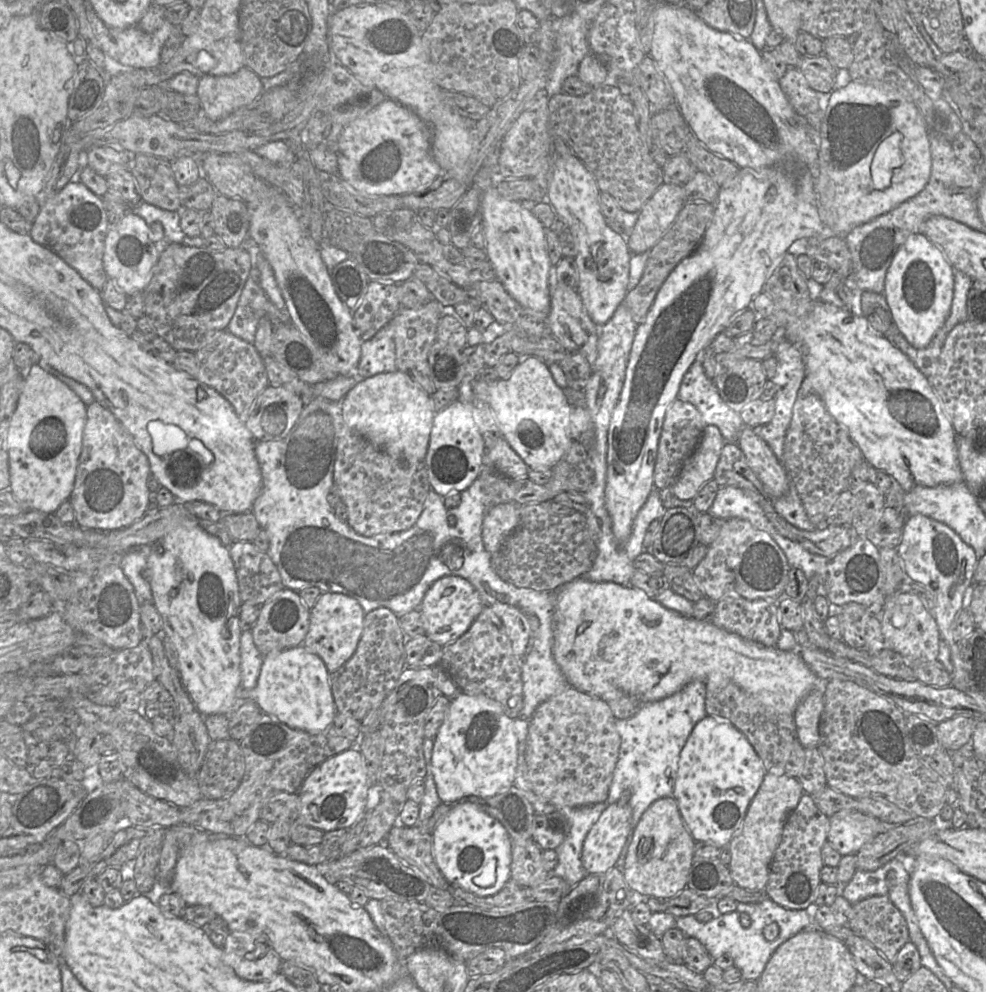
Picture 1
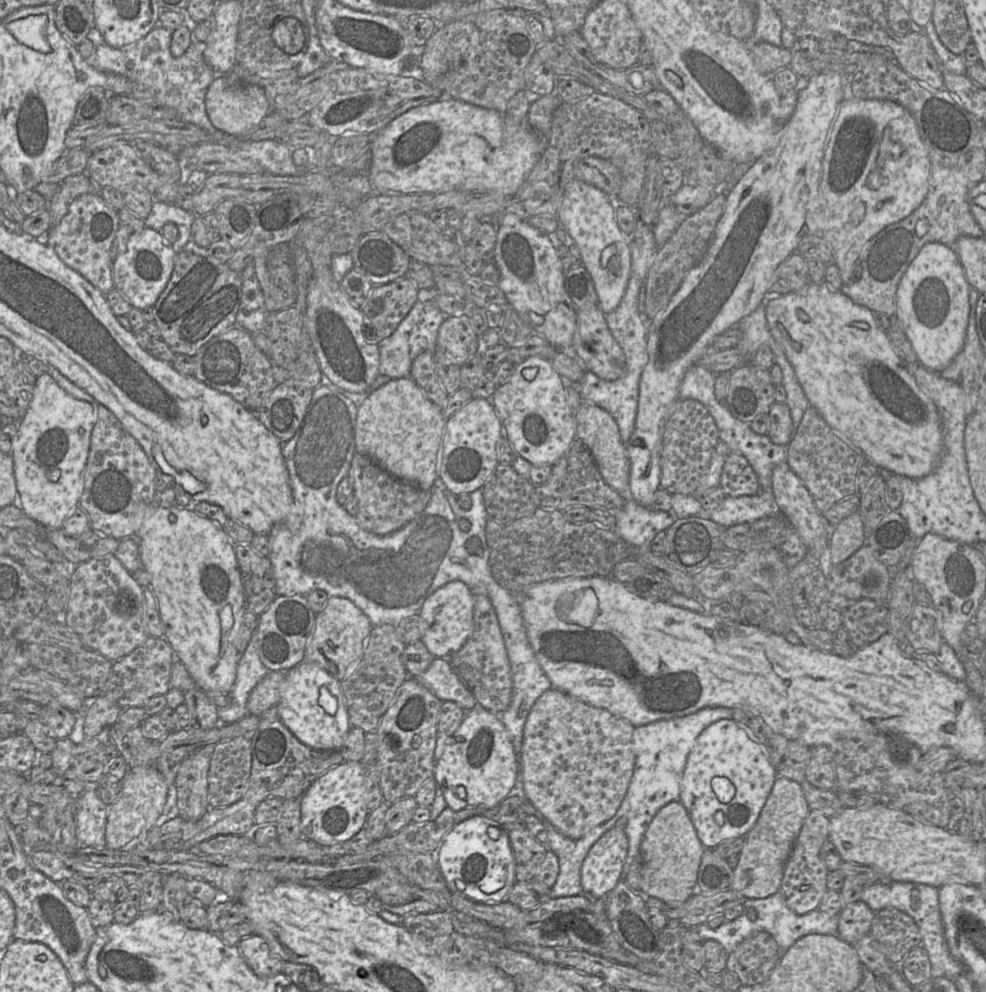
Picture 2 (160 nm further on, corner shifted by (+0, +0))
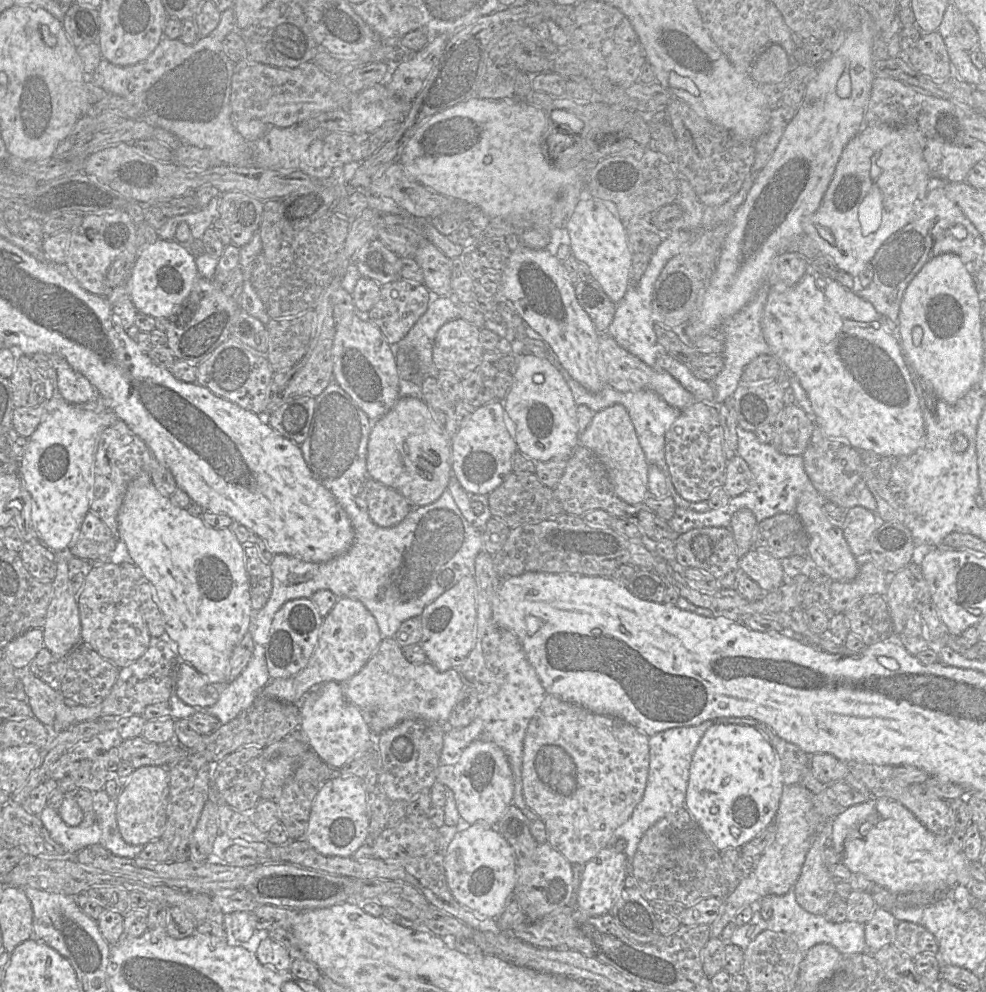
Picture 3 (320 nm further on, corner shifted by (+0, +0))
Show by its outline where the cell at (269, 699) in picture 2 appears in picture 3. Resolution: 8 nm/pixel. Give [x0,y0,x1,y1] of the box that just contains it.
[261,597,382,704]

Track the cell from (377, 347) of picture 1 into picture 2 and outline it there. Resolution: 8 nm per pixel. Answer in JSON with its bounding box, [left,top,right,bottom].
[379,301,449,379]

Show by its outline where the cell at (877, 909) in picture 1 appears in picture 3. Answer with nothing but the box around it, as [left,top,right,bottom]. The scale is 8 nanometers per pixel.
[891,922,939,959]

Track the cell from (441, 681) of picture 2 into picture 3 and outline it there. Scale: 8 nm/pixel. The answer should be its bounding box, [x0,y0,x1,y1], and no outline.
[340,637,465,734]

